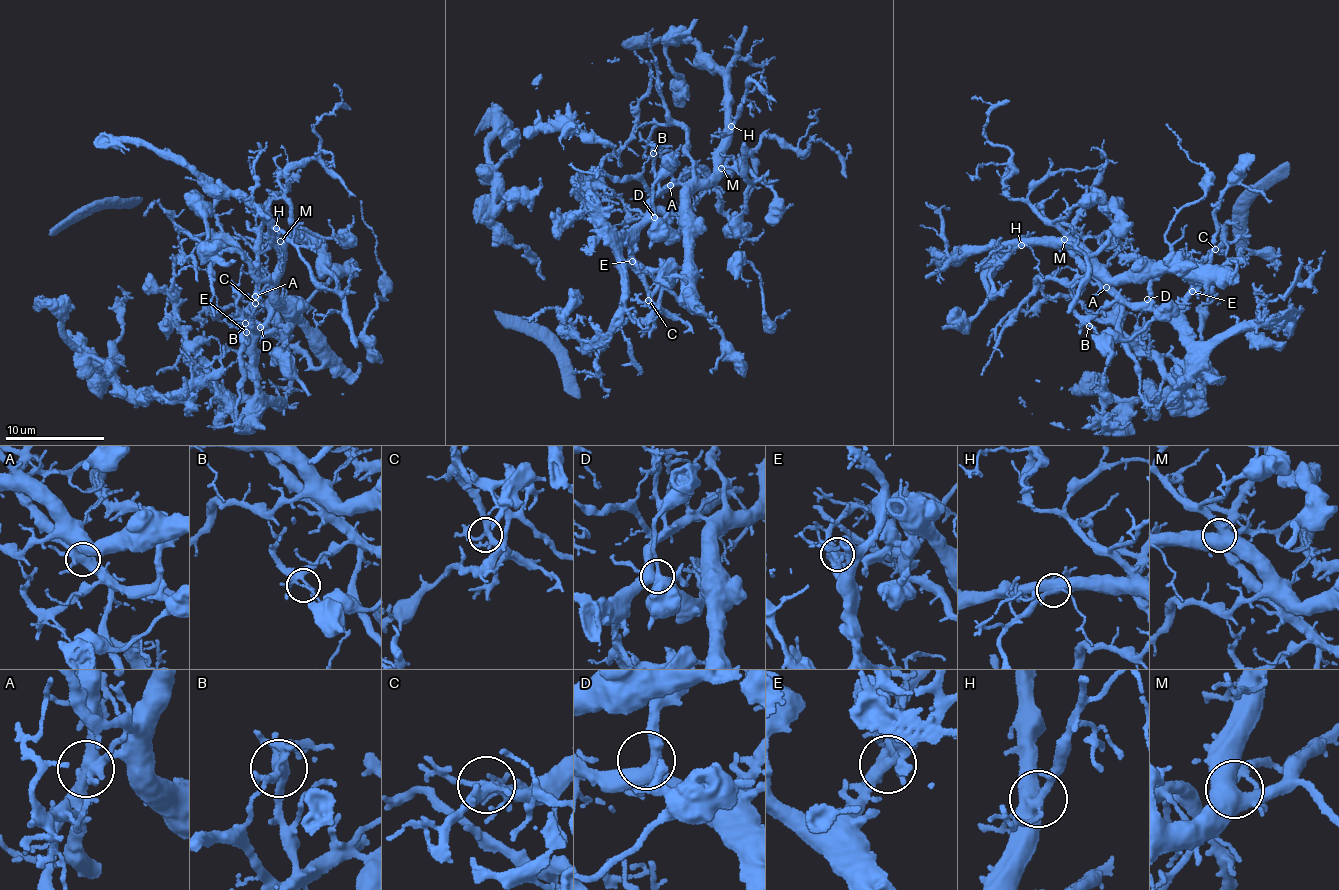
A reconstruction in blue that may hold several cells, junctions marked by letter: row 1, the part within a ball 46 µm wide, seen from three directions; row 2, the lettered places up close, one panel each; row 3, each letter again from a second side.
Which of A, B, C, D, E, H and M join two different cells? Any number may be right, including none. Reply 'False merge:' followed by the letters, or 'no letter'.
False merge: A

